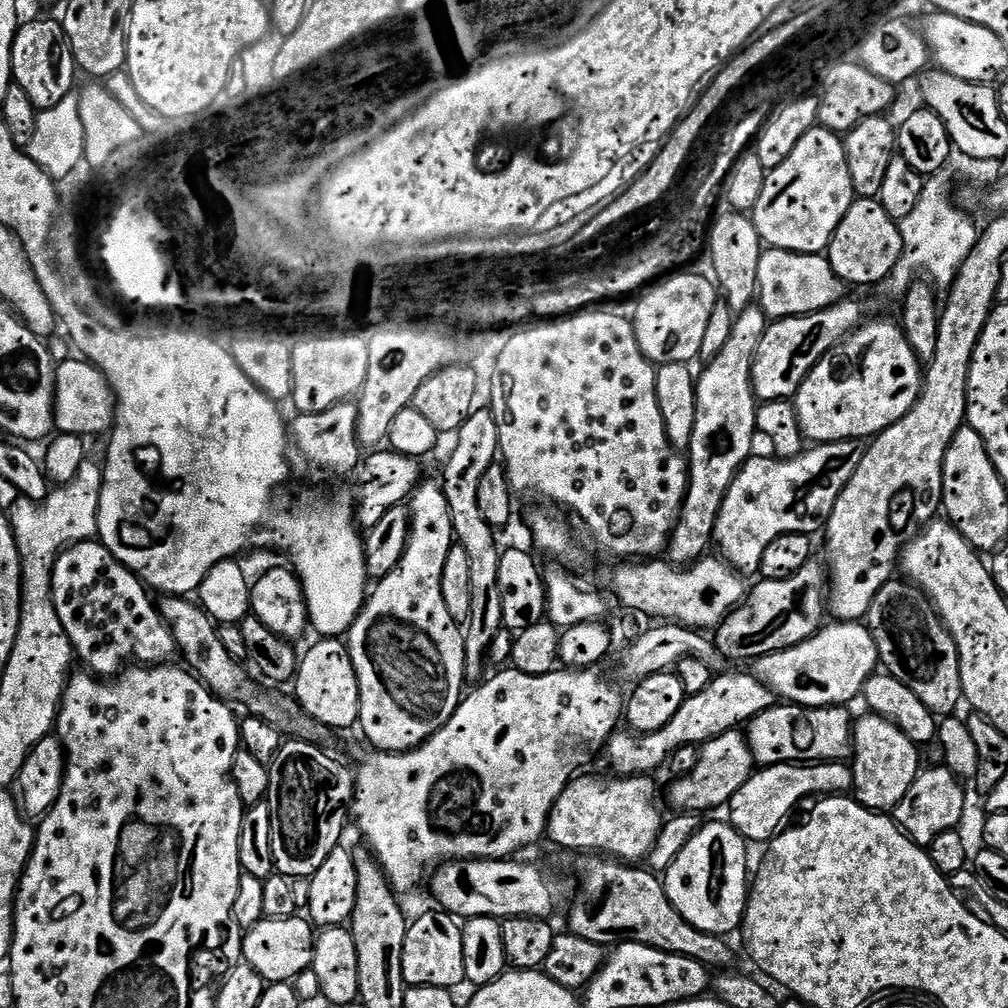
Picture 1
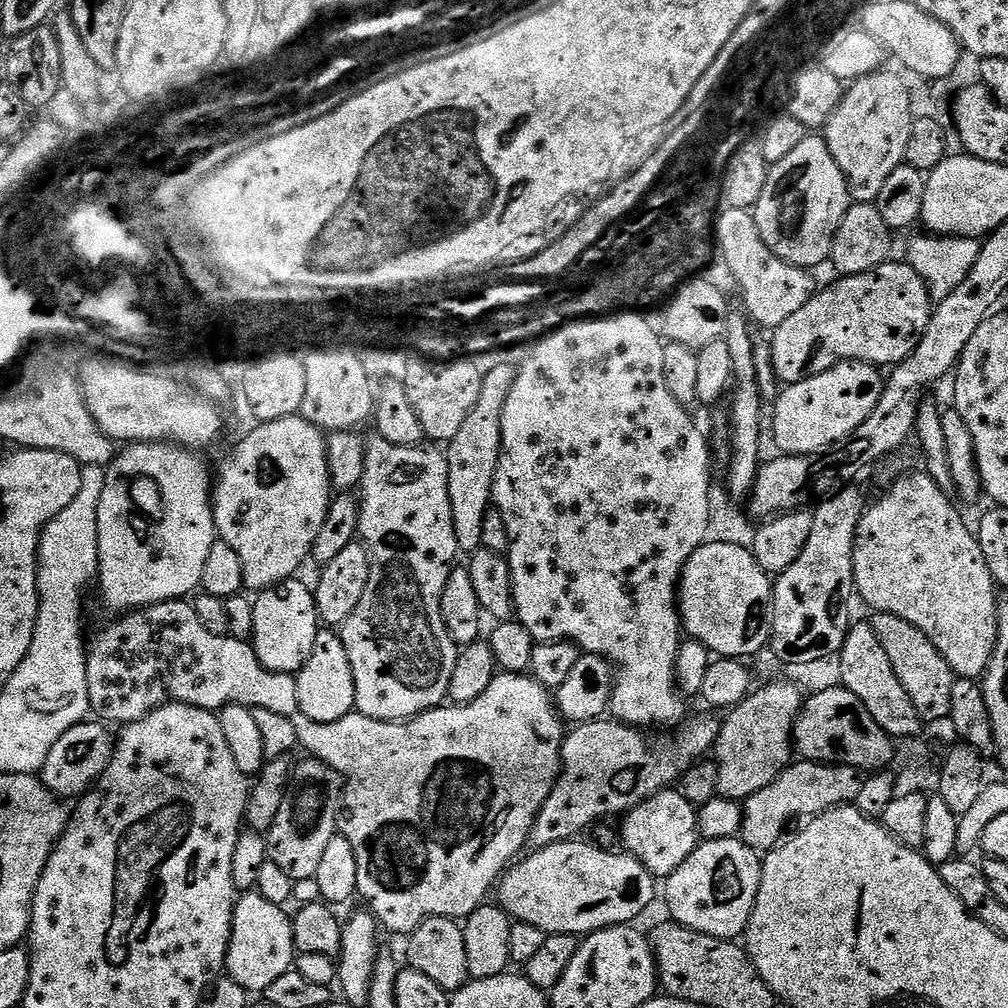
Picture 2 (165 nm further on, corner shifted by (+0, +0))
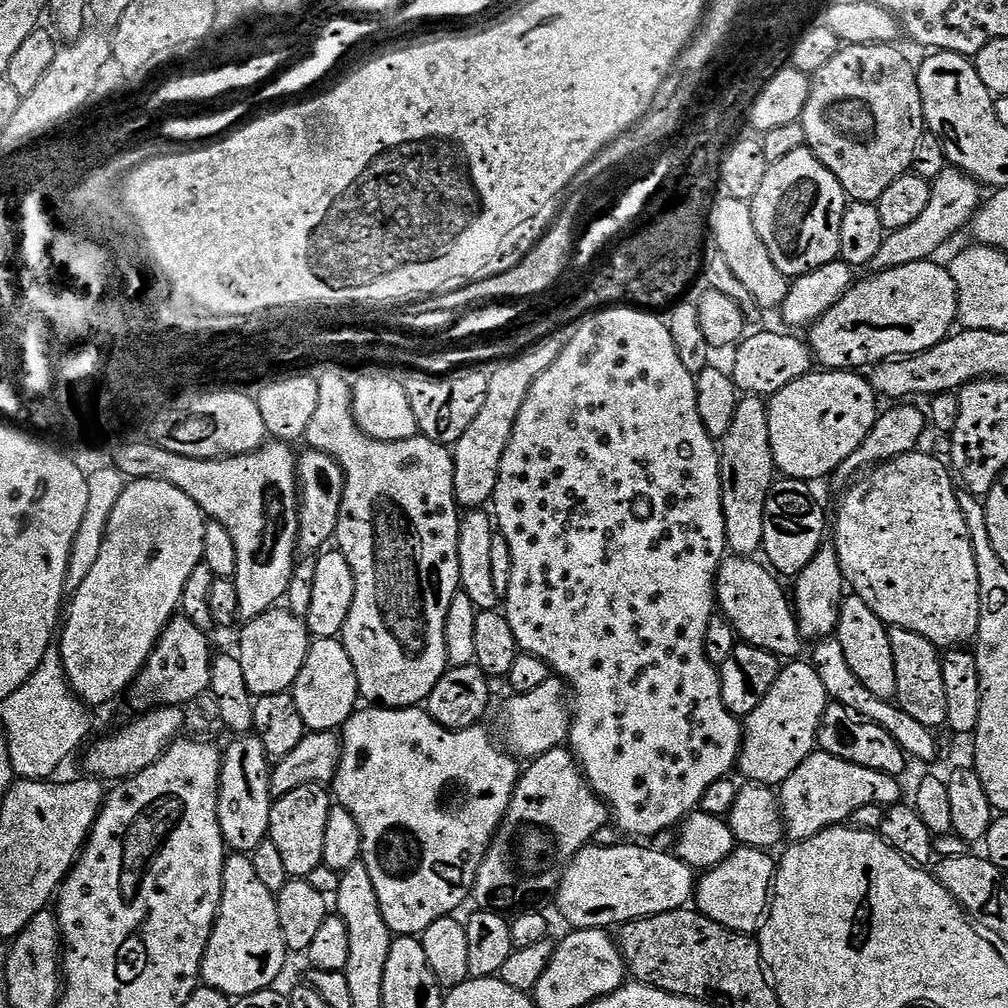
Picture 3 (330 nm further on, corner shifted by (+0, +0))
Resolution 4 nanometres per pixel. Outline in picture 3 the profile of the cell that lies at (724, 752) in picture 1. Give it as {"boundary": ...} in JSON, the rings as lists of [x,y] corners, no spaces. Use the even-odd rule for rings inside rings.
{"boundary":[[[803,659],[785,663],[781,667],[774,686],[770,686],[770,694],[762,698],[762,702],[743,721],[742,739],[740,742],[740,758],[738,772],[744,775],[745,781],[754,784],[767,784],[779,786],[806,762],[806,758],[817,751],[816,735],[822,722],[822,714],[829,706],[829,698],[826,694],[826,686],[822,686],[822,678],[818,678],[818,670],[814,670],[811,663]]]}

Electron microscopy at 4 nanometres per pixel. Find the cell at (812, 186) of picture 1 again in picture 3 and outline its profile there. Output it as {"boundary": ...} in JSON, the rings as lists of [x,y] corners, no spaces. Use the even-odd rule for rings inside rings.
{"boundary":[[[806,146],[794,150],[794,154],[782,158],[782,162],[768,165],[762,187],[750,203],[754,230],[758,230],[758,238],[766,242],[774,266],[778,266],[784,276],[804,276],[839,257],[846,197],[838,178],[834,178]]]}

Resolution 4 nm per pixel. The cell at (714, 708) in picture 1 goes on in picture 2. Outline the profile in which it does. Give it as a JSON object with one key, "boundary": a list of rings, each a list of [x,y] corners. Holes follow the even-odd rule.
{"boundary":[[[700,716],[697,720],[689,719],[679,725],[671,733],[672,740],[664,740],[659,744],[651,740],[651,735],[641,729],[633,728],[631,724],[621,724],[615,718],[592,720],[589,724],[577,724],[565,735],[564,748],[560,752],[562,761],[560,776],[556,779],[550,798],[542,806],[538,818],[532,827],[531,843],[536,848],[545,848],[563,840],[579,837],[595,820],[603,816],[627,814],[642,802],[649,800],[654,794],[671,789],[679,781],[687,768],[705,759],[715,749],[716,739],[721,734],[722,724],[712,716]]]}

